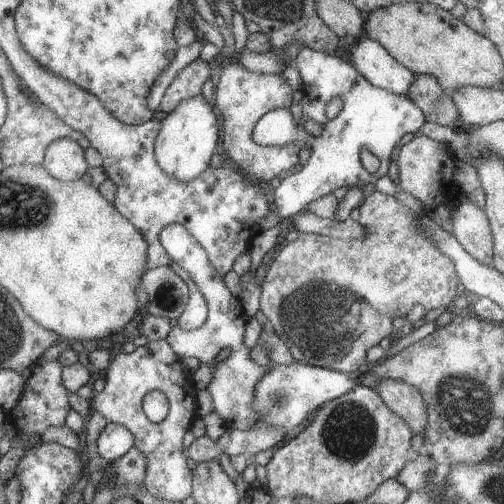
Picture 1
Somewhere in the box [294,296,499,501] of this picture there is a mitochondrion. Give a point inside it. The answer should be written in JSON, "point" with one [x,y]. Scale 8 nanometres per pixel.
{"point":[462,400]}

